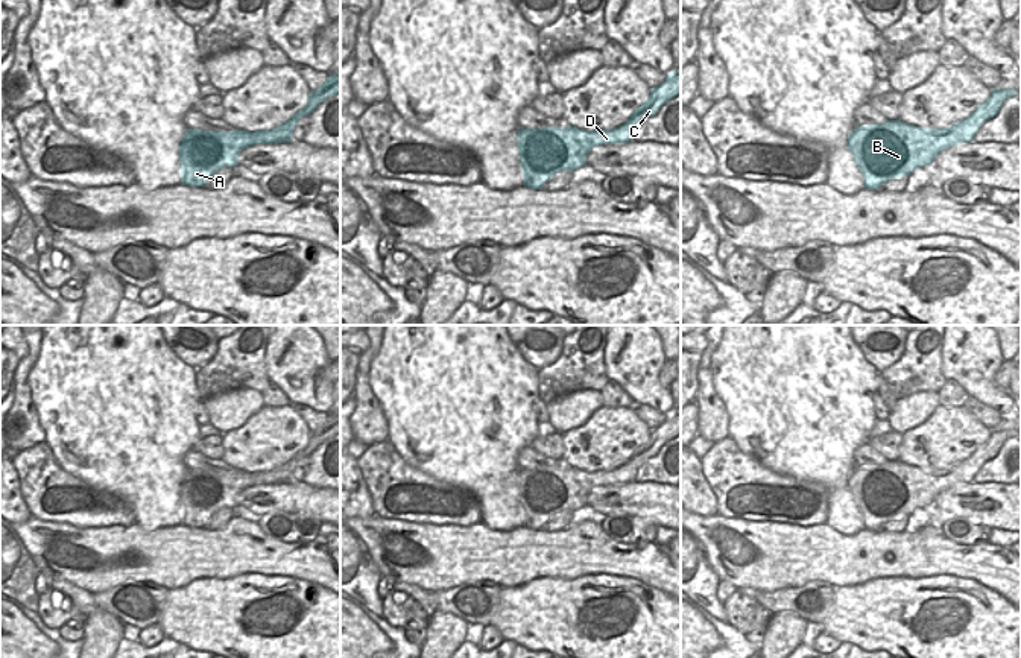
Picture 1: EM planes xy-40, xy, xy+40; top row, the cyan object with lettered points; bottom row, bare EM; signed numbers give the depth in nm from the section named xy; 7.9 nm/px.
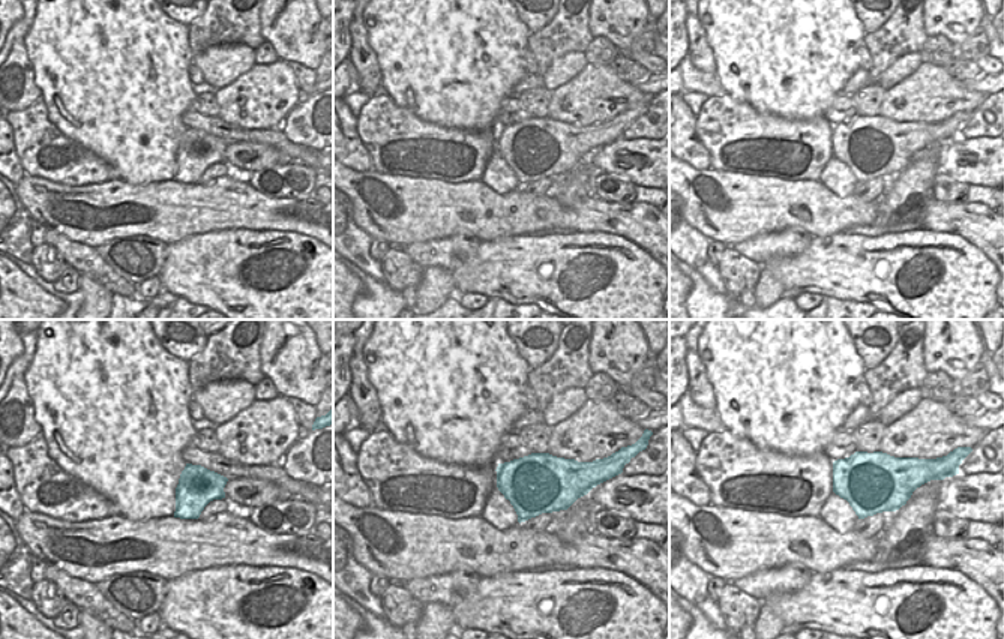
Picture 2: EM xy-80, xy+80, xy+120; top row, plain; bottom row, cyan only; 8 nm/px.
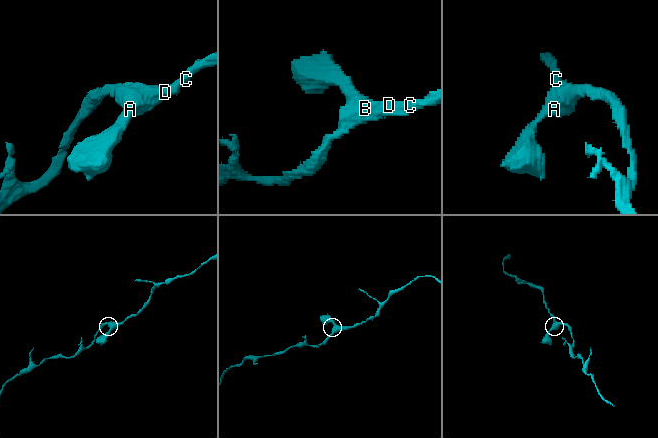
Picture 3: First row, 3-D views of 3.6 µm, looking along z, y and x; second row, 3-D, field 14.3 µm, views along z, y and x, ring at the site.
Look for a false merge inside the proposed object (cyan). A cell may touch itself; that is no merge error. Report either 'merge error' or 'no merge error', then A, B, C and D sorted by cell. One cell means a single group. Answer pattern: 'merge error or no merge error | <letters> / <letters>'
no merge error | A B C D

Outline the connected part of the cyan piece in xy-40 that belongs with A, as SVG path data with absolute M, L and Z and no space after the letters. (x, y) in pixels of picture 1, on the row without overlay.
M340 415L328 416L324 425L310 435L304 450L272 471L213 473L187 470L179 488L181 523L188 527L205 527L216 512L225 508L235 508L240 492L246 488L292 482L292 474L298 462L311 454L322 442L339 433Z

